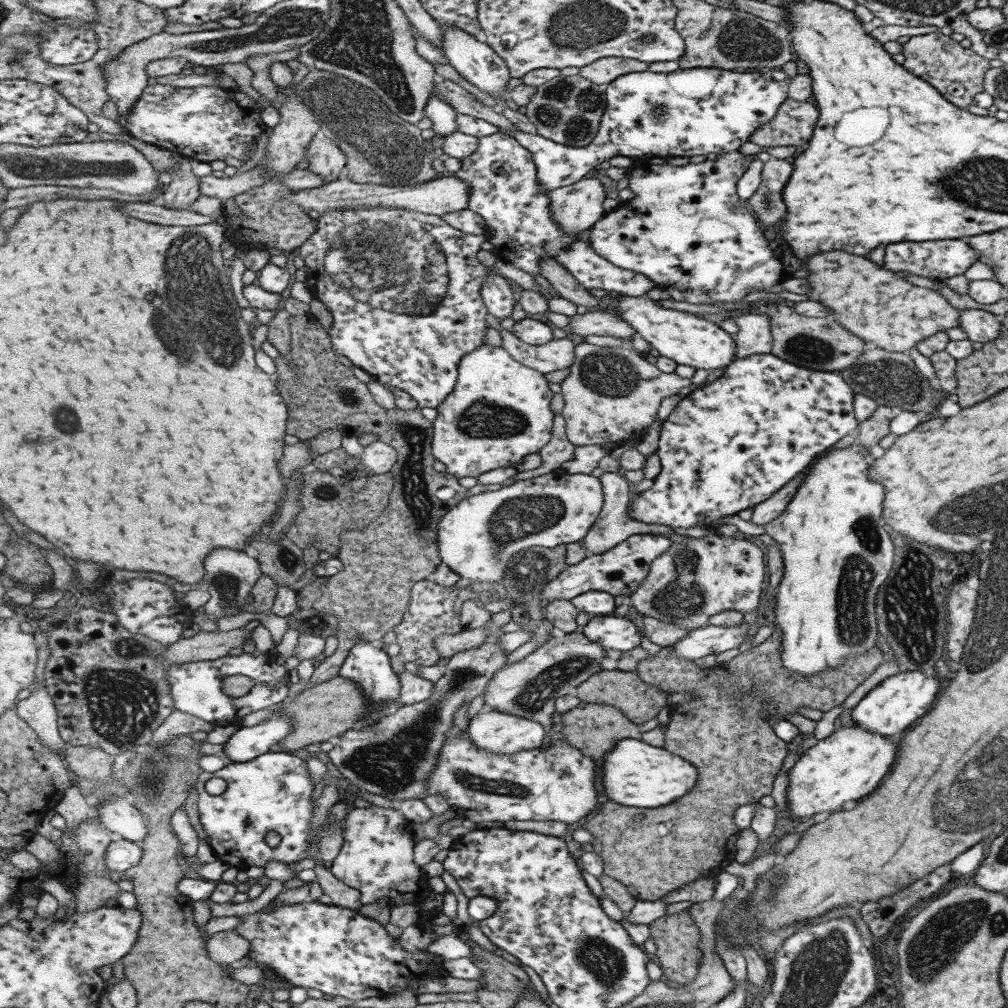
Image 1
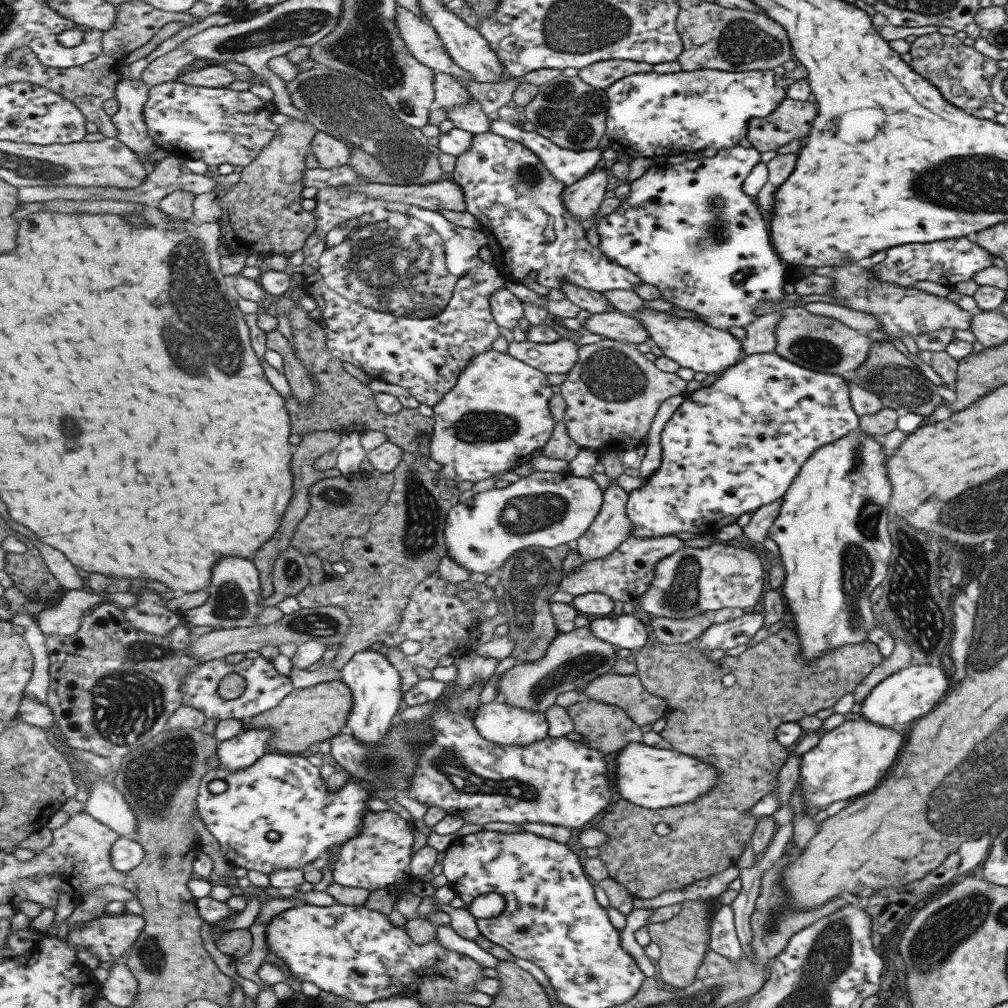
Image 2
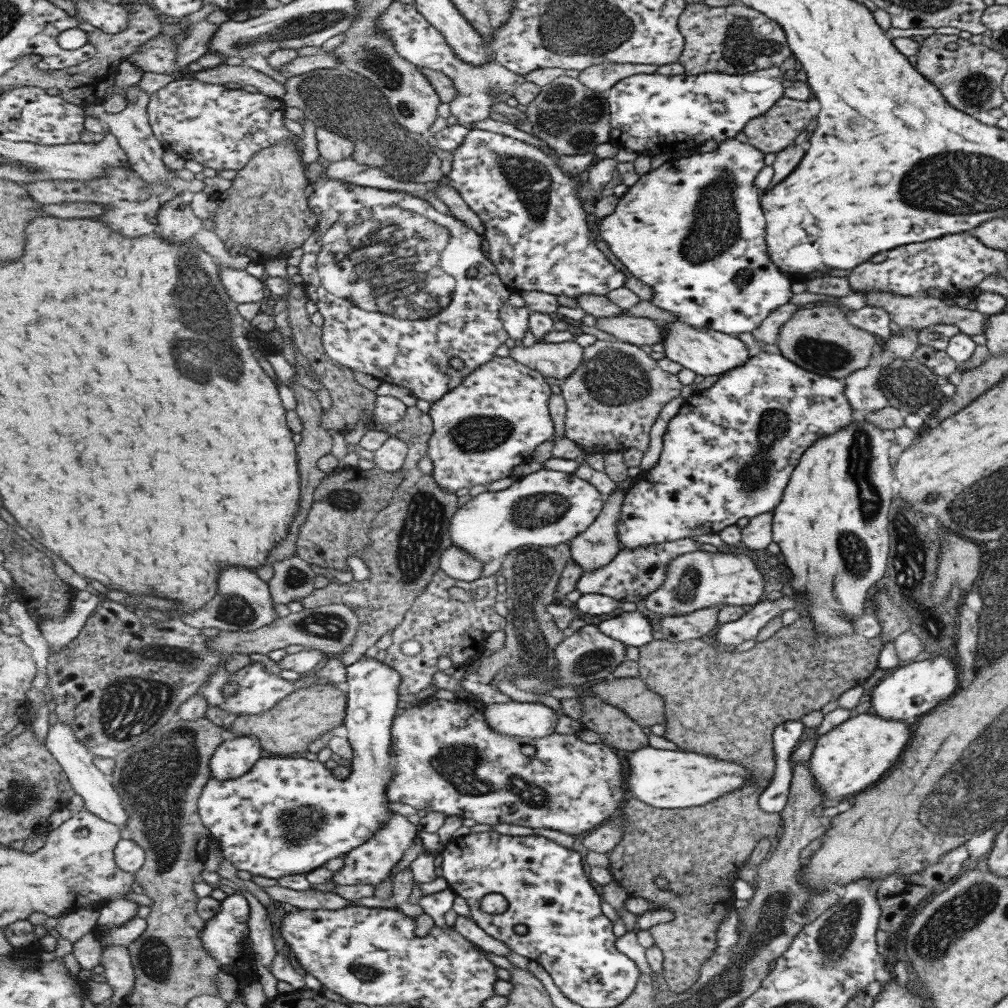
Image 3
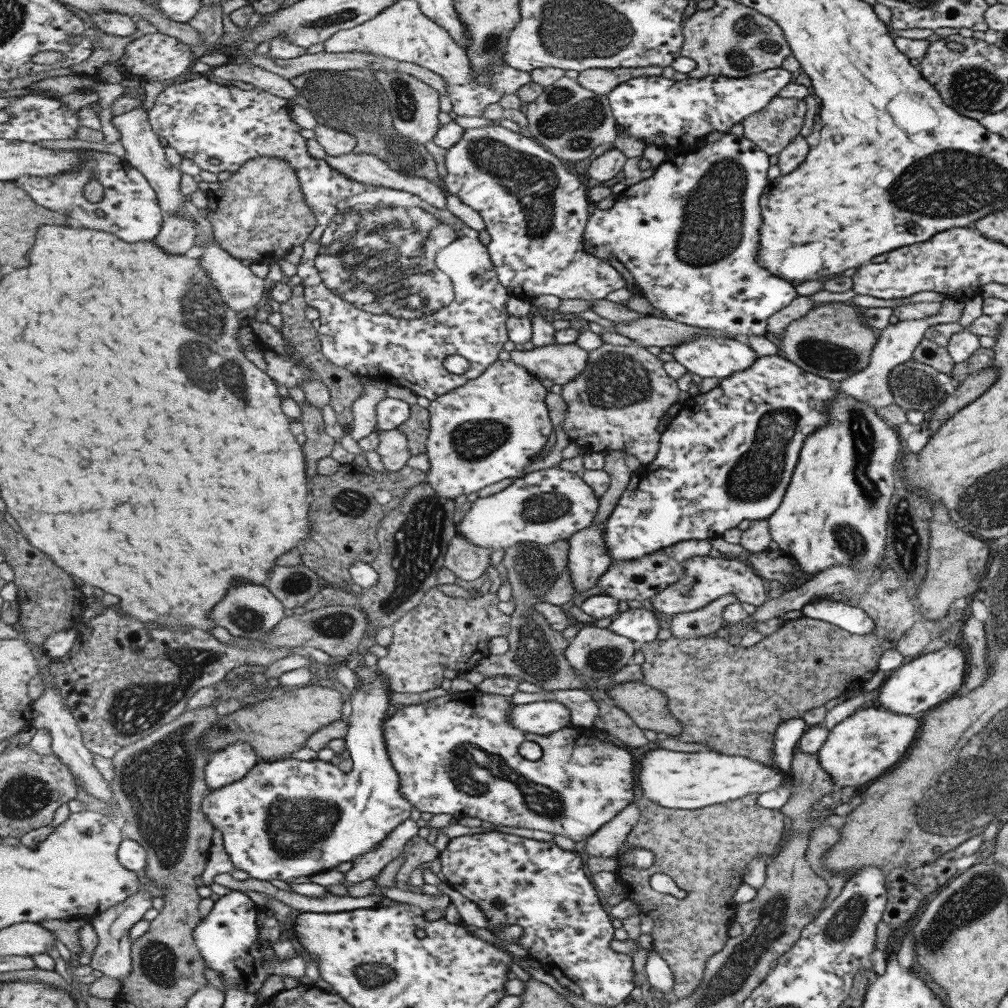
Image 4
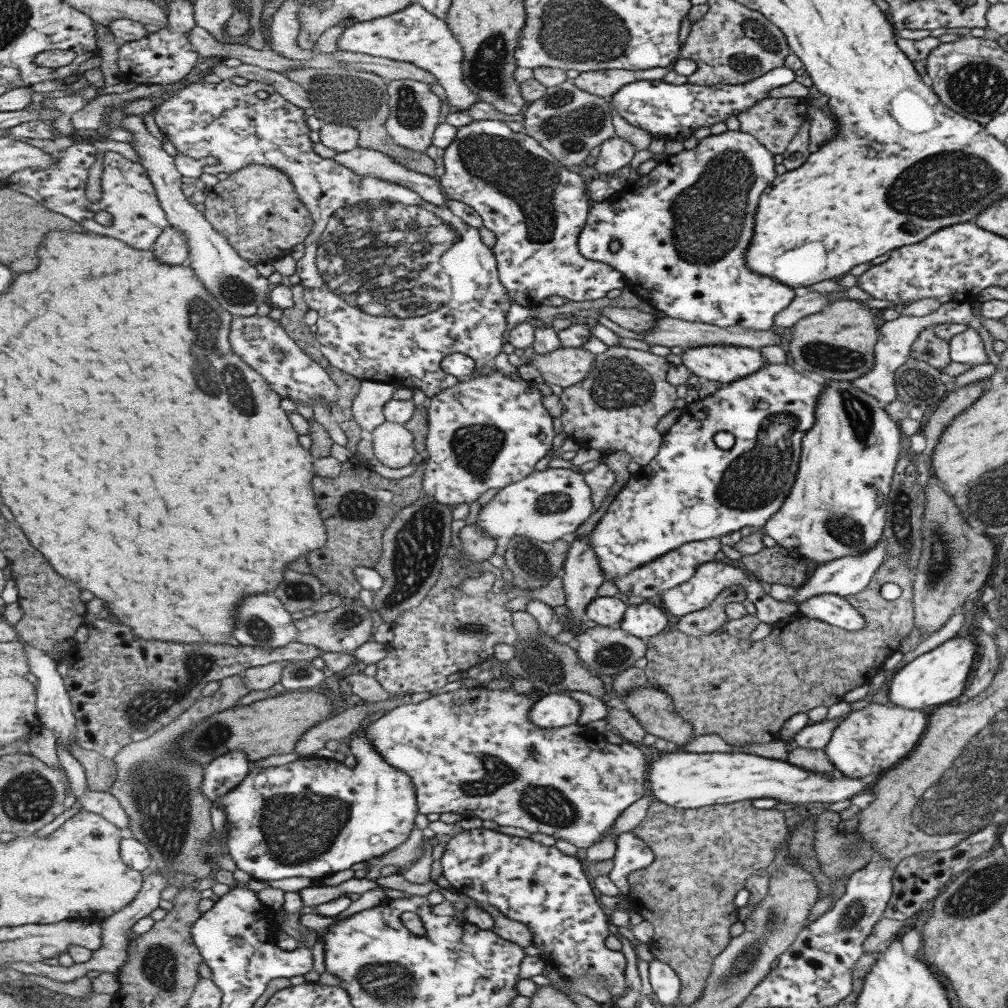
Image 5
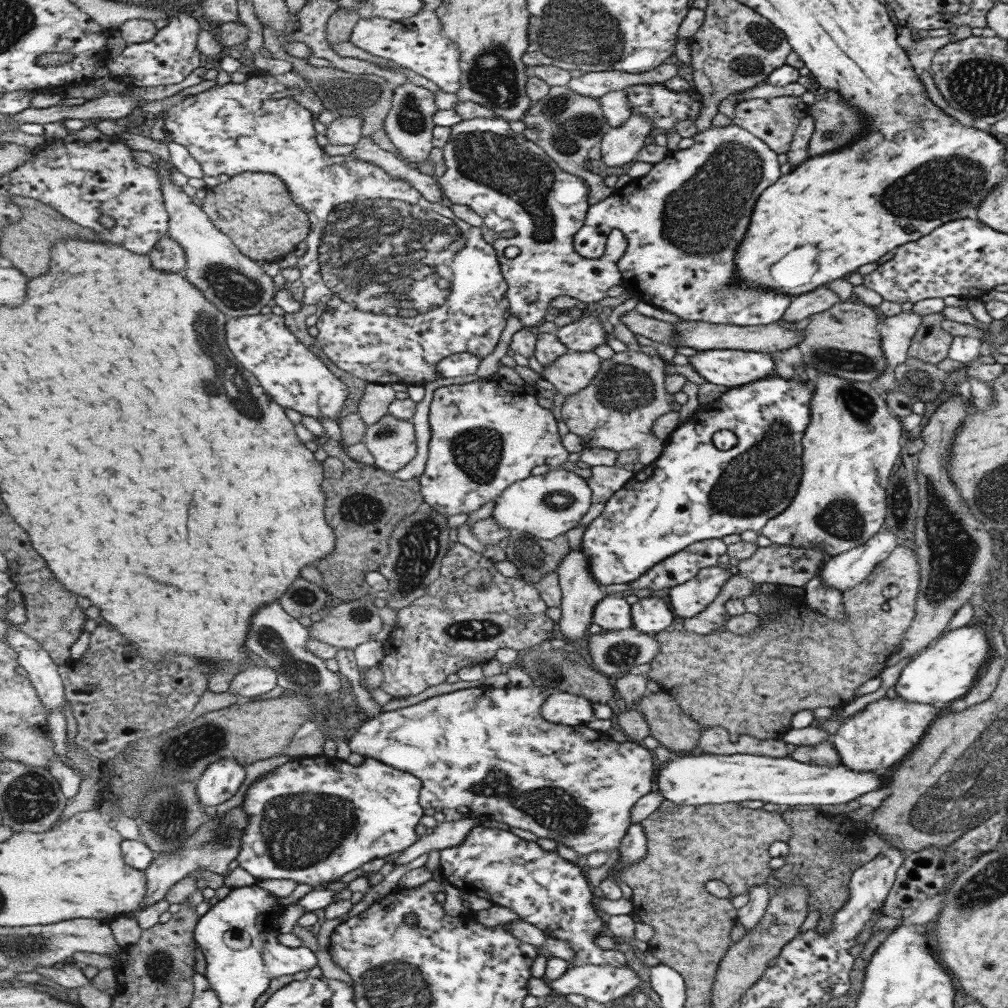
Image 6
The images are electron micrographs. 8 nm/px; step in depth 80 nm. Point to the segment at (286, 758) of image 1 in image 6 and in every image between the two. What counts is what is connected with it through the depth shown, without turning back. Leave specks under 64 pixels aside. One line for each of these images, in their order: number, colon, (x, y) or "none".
2: (284, 793)
3: (288, 815)
4: (287, 818)
5: (312, 817)
6: (314, 819)

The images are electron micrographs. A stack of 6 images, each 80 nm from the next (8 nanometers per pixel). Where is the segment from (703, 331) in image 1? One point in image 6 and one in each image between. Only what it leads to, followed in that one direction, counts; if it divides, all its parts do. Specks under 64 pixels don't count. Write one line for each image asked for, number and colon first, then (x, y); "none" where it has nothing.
2: (694, 345)
3: (706, 352)
4: (709, 356)
5: (723, 363)
6: (725, 367)

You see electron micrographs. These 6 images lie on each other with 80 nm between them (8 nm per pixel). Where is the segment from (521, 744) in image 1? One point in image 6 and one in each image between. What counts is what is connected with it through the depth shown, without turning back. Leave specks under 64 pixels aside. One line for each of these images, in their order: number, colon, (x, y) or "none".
2: (502, 723)
3: (522, 719)
4: (546, 717)
5: (555, 710)
6: (564, 708)

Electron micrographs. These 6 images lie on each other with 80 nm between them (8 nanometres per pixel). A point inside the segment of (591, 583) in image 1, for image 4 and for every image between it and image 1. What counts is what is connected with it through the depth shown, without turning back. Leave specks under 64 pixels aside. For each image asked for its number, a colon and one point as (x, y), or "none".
2: (624, 575)
3: (634, 574)
4: (641, 578)

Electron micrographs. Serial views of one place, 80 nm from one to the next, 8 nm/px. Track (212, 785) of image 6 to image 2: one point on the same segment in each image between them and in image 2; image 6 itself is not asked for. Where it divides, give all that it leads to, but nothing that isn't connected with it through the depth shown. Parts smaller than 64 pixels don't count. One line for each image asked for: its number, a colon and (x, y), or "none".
2: (238, 752)
3: (234, 758)
4: (231, 764)
5: (222, 775)

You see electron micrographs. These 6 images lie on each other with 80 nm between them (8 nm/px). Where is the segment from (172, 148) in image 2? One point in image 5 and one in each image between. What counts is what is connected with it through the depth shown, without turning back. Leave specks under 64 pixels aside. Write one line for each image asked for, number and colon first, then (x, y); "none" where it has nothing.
3: (219, 128)
4: (400, 285)
5: (399, 284)

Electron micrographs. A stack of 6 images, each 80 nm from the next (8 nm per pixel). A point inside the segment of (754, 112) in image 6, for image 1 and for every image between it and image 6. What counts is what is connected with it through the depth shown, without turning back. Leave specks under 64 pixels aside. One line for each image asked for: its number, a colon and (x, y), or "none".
1: (792, 125)
2: (792, 120)
3: (770, 132)
4: (772, 128)
5: (772, 122)

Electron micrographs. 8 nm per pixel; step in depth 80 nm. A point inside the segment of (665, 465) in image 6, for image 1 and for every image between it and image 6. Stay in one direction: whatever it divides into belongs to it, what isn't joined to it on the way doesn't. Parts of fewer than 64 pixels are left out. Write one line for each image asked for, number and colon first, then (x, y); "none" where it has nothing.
1: (728, 445)
2: (730, 447)
3: (728, 452)
4: (727, 455)
5: (692, 490)

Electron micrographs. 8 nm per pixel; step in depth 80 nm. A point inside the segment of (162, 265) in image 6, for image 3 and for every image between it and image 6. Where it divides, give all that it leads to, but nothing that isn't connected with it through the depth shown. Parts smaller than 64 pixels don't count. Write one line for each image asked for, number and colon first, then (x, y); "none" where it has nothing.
3: (179, 225)
4: (178, 236)
5: (172, 247)

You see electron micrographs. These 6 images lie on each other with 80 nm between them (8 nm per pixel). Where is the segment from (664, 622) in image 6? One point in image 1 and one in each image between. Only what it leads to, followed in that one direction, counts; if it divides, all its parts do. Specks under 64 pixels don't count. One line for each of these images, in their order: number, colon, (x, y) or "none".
1: (614, 633)
2: (625, 632)
3: (630, 628)
4: (638, 625)
5: (644, 621)

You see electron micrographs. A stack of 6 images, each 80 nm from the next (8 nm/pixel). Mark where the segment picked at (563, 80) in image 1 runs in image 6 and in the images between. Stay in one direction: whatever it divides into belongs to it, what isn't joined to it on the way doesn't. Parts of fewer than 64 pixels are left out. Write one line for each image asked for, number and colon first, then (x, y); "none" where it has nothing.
2: (573, 114)
3: (573, 119)
4: (571, 121)
5: (569, 122)
6: (566, 125)

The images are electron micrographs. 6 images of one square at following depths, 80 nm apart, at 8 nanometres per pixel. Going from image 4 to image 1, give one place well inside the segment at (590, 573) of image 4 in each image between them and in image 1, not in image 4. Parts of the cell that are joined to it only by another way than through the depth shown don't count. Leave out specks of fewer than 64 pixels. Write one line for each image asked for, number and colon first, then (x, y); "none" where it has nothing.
1: (613, 525)
2: (611, 527)
3: (593, 549)

